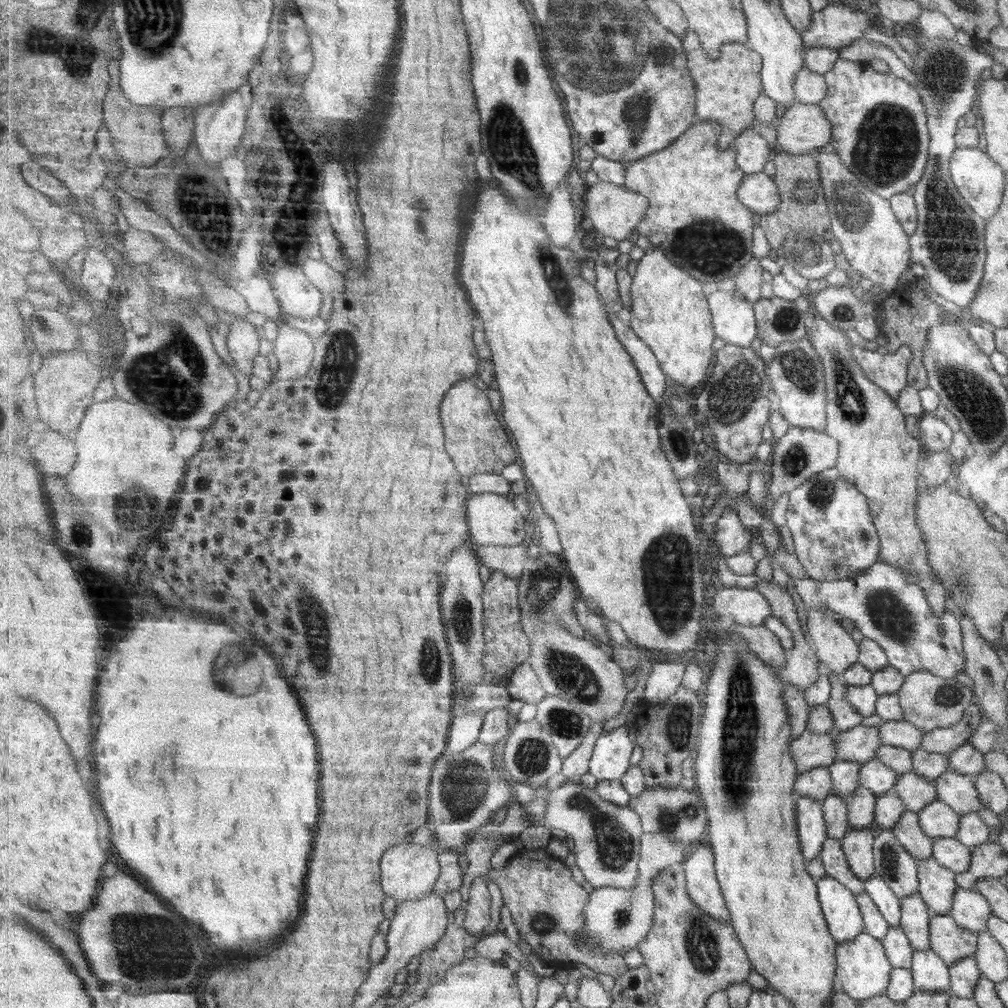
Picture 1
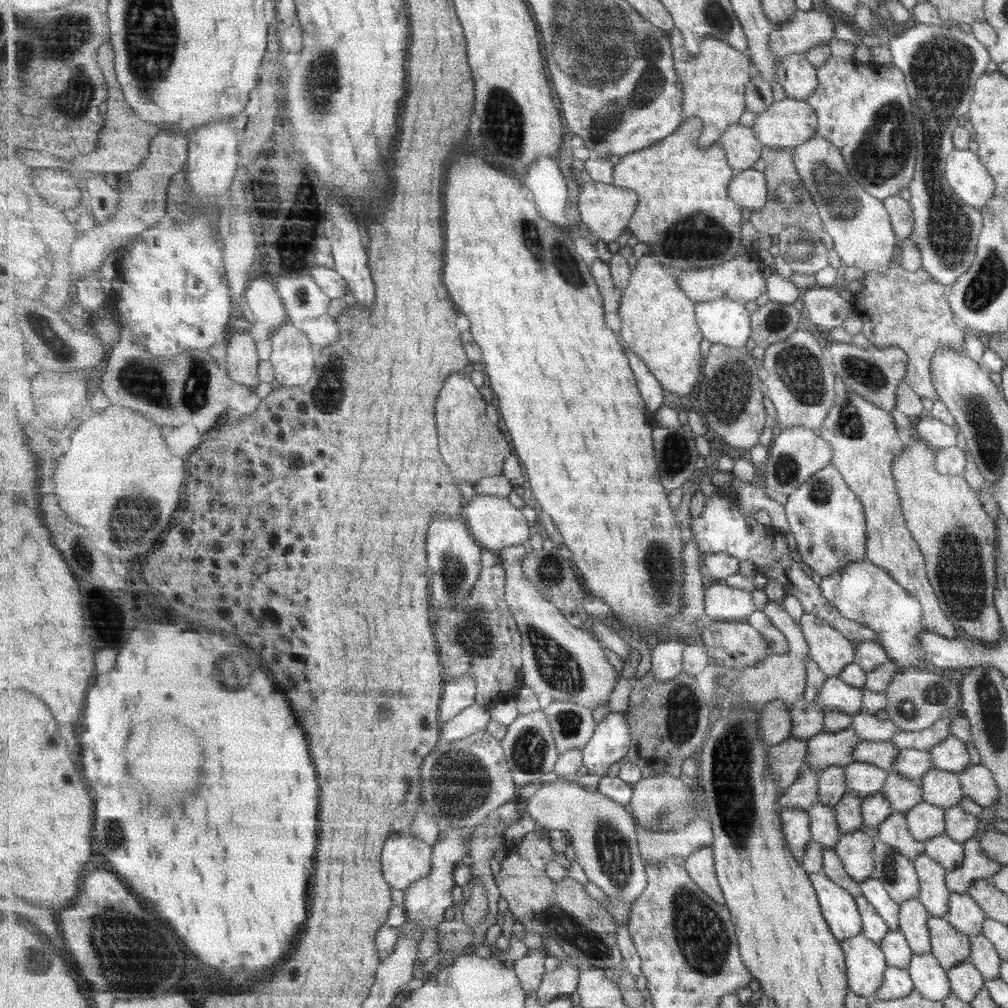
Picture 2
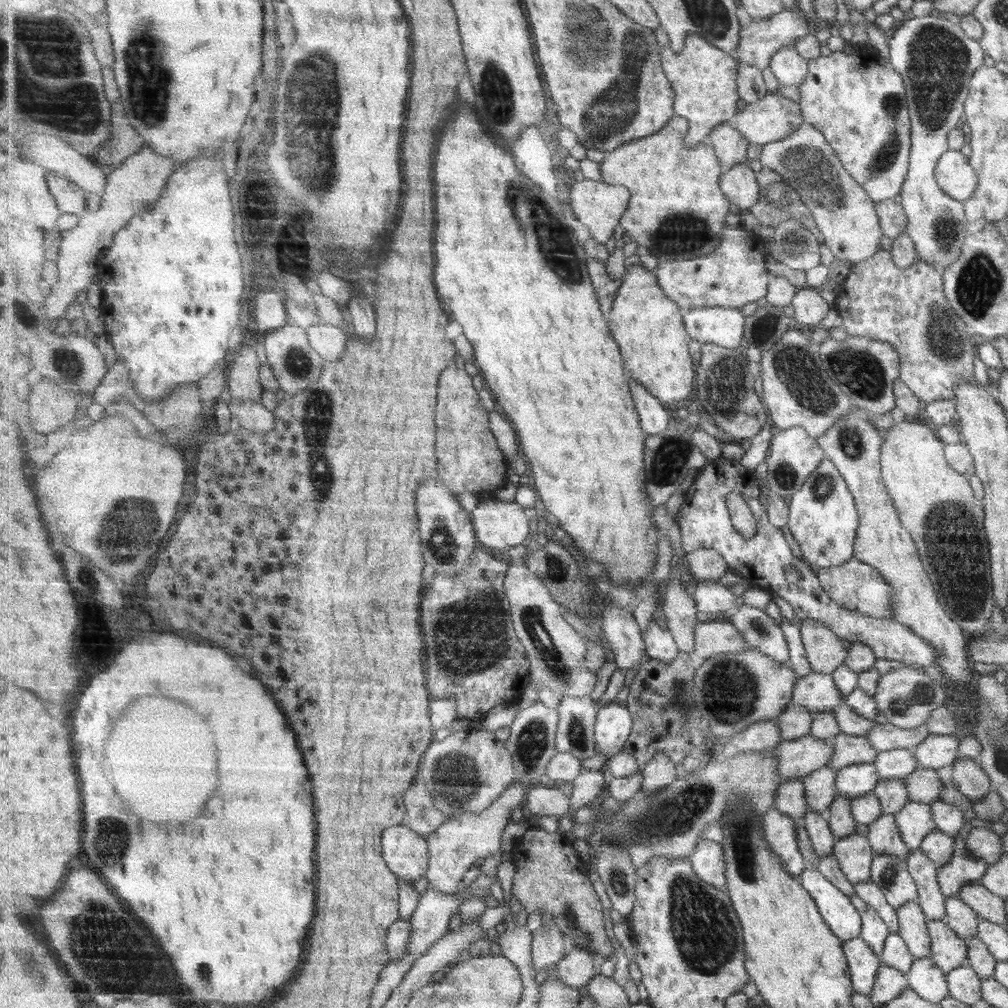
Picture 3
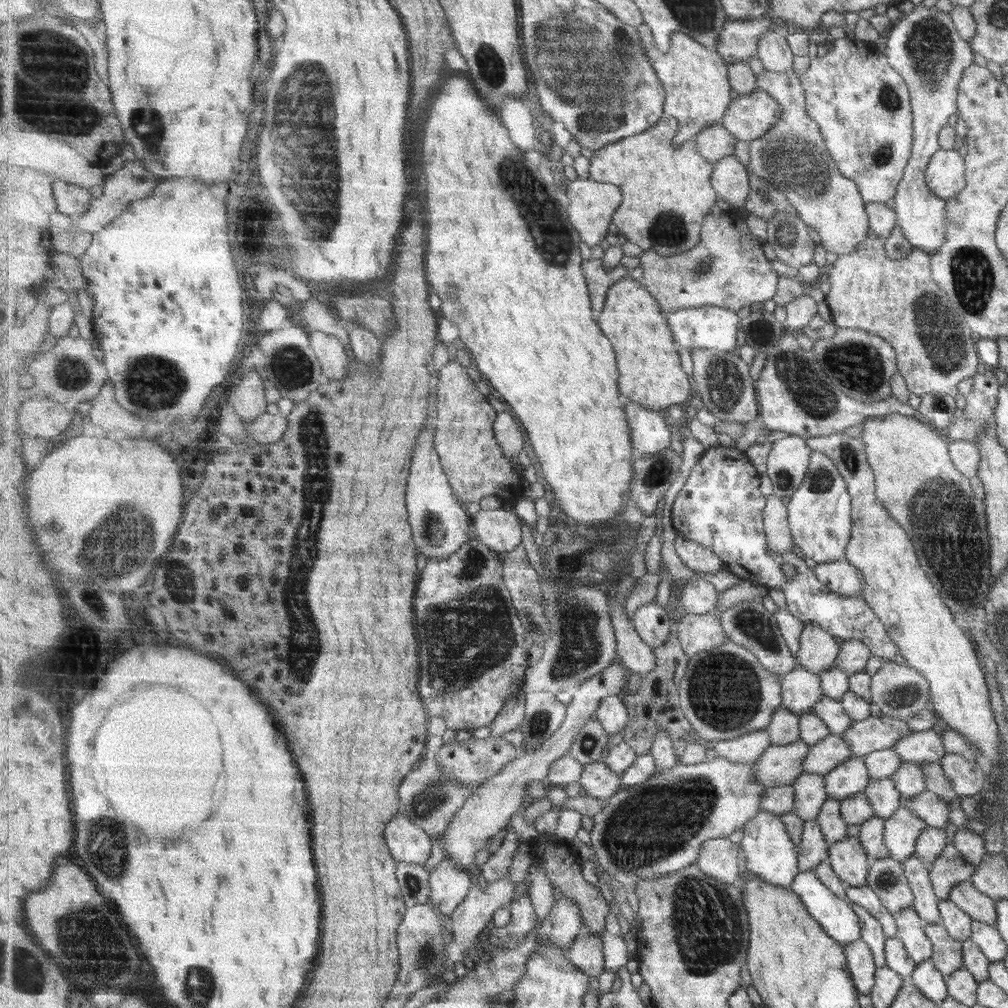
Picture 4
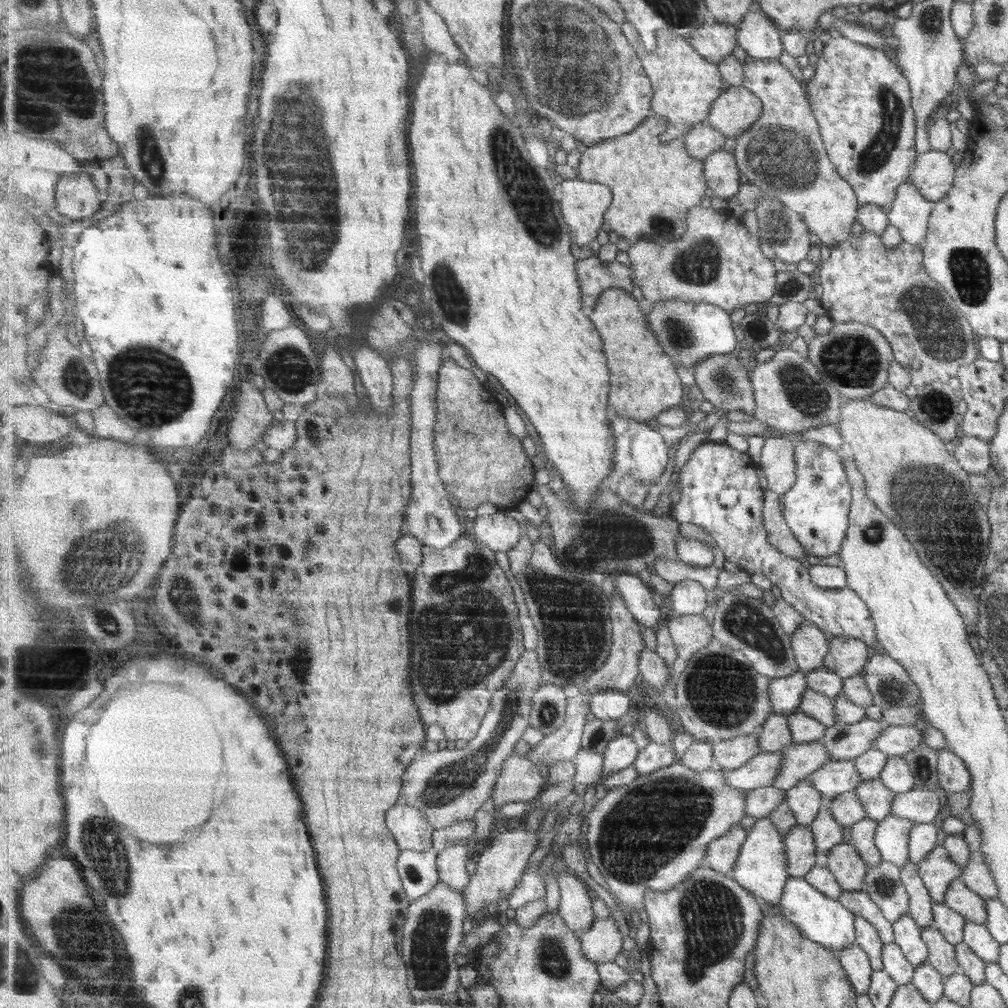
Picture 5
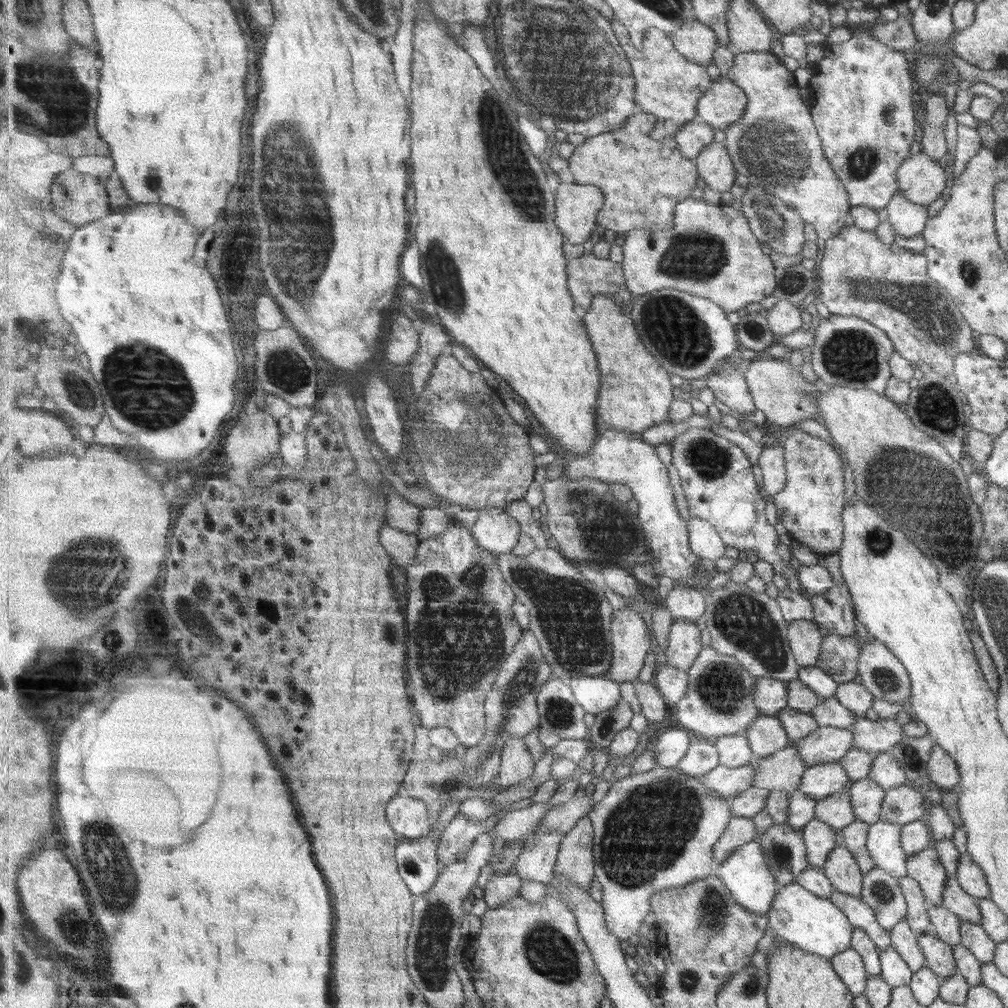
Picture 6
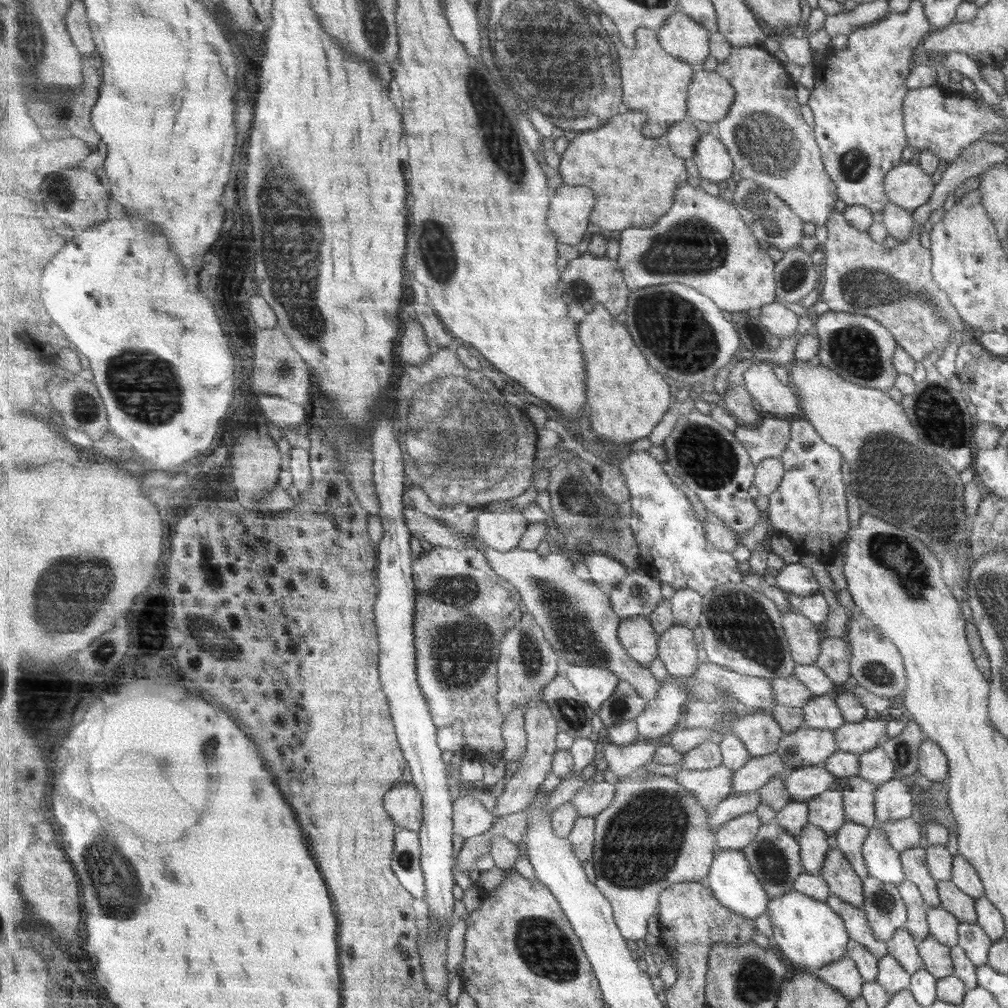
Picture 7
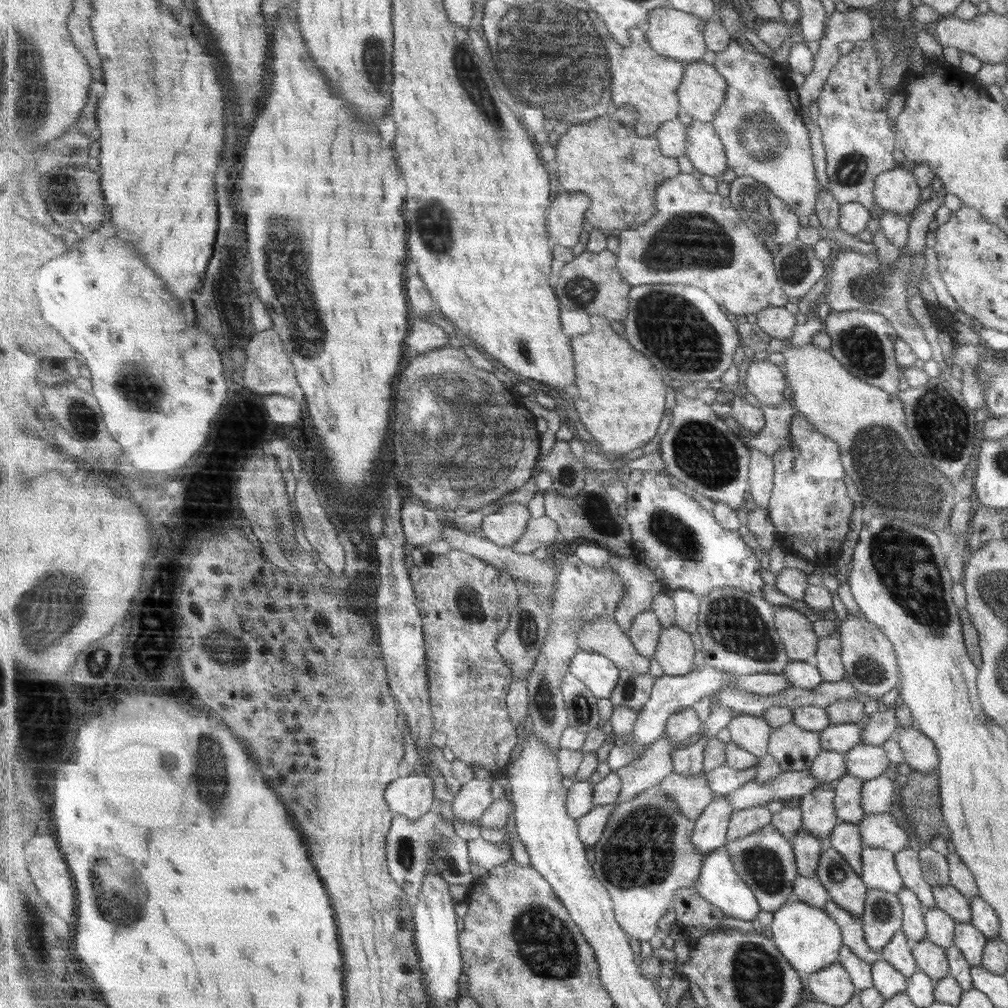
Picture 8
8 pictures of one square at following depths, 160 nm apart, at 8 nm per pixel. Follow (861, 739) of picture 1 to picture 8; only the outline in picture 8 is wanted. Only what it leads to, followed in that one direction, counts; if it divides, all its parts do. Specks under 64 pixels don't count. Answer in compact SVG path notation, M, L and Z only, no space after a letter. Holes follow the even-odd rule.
M673 771L659 787L672 798L680 811L696 821L714 802L716 792L708 785L705 771L696 775L682 775Z

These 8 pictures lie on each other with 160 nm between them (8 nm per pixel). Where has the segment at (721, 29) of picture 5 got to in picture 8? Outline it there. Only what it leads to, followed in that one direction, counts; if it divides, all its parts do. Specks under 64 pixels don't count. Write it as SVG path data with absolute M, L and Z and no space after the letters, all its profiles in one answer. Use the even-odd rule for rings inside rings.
M667 4L656 8L649 14L649 25L646 35L653 48L663 56L677 59L682 64L702 61L708 46L706 45L706 24L700 17L676 9L673 5Z

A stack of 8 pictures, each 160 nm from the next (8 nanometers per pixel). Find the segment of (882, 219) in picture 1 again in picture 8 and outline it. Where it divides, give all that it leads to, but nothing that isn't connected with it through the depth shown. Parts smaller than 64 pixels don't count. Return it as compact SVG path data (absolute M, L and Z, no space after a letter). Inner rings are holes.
M732 40L727 50L720 52L716 55L715 68L727 79L729 84L728 91L726 92L726 102L722 104L722 107L718 110L713 124L715 125L716 131L719 133L721 140L726 148L726 156L728 159L728 166L733 170L737 176L752 176L759 182L766 184L779 198L782 198L797 216L811 216L814 214L816 199L819 198L817 194L817 180L815 180L815 174L813 174L813 164L811 164L811 152L809 152L809 140L807 140L807 130L801 122L801 116L799 116L799 102L797 102L797 94L795 94L795 84L789 79L787 70L783 68L781 64L770 59L766 53L760 55L755 51L745 50L741 48L737 43L737 40Z

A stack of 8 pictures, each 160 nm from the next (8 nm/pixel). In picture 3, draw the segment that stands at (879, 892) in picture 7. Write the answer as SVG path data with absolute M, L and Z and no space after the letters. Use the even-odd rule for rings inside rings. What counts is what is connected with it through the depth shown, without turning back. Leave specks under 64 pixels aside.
M873 853L869 881L881 890L885 902L893 909L907 902L916 902L916 886L907 874L903 859Z

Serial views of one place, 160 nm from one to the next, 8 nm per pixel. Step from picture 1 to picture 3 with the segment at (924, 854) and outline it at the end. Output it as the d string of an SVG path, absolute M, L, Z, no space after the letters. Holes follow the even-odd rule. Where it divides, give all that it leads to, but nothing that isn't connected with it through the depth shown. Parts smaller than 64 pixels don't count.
M881 814L867 828L865 838L874 854L905 860L909 851L899 838L894 815Z

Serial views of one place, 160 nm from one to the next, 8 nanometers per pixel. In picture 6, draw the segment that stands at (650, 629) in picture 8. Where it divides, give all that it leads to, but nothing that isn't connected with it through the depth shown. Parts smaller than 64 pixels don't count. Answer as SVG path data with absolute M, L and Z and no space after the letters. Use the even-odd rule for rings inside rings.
M633 609L616 610L612 616L614 659L607 677L615 682L635 682L651 652L652 630Z

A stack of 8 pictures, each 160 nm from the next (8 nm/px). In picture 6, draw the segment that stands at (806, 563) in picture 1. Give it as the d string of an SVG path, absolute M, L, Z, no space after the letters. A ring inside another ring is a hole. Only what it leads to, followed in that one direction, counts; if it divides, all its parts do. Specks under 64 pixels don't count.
M798 428L782 442L786 454L788 481L779 495L772 496L780 521L795 541L814 553L832 554L842 546L841 511L843 507L843 470L837 454L827 442L813 438Z

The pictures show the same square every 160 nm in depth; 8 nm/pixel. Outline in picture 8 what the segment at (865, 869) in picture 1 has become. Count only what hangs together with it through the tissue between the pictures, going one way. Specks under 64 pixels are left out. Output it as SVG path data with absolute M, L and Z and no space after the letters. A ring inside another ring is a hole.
M833 848L819 854L815 879L825 888L829 901L855 918L862 916L867 888Z

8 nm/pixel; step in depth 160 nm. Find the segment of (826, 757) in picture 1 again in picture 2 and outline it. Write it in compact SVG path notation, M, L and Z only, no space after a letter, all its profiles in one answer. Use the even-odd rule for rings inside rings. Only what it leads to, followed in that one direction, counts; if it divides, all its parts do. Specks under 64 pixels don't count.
M791 736L781 744L768 747L768 765L780 786L780 794L795 784L799 772L807 767L807 744Z

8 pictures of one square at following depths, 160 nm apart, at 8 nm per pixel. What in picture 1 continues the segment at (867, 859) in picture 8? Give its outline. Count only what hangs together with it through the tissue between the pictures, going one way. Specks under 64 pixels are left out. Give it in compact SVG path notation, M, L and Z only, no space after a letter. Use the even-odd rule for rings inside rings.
M937 800L926 804L917 812L921 832L930 839L955 838L959 817L949 806Z

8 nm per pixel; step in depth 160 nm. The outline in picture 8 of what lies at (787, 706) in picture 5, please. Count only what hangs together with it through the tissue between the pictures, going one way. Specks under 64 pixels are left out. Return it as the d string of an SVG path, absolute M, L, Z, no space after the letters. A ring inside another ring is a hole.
M704 664L702 667L693 669L693 672L685 676L671 676L664 673L660 677L655 678L655 684L652 688L651 700L640 710L637 722L634 726L634 731L631 736L631 742L624 745L624 742L617 741L616 744L609 750L606 758L606 763L610 771L616 772L624 766L630 765L639 758L638 754L645 752L648 744L653 744L653 741L659 740L665 736L668 720L679 712L683 707L695 706L697 702L704 699L711 699L712 696L726 686L734 675L723 672L714 666Z

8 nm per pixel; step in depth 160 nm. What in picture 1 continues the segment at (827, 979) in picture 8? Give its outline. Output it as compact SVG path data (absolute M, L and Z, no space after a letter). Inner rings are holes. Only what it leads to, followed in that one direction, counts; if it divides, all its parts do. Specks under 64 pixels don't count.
M865 931L860 932L853 940L837 944L837 966L834 978L836 988L858 1002L886 992L892 967L888 963L880 940L869 936Z

